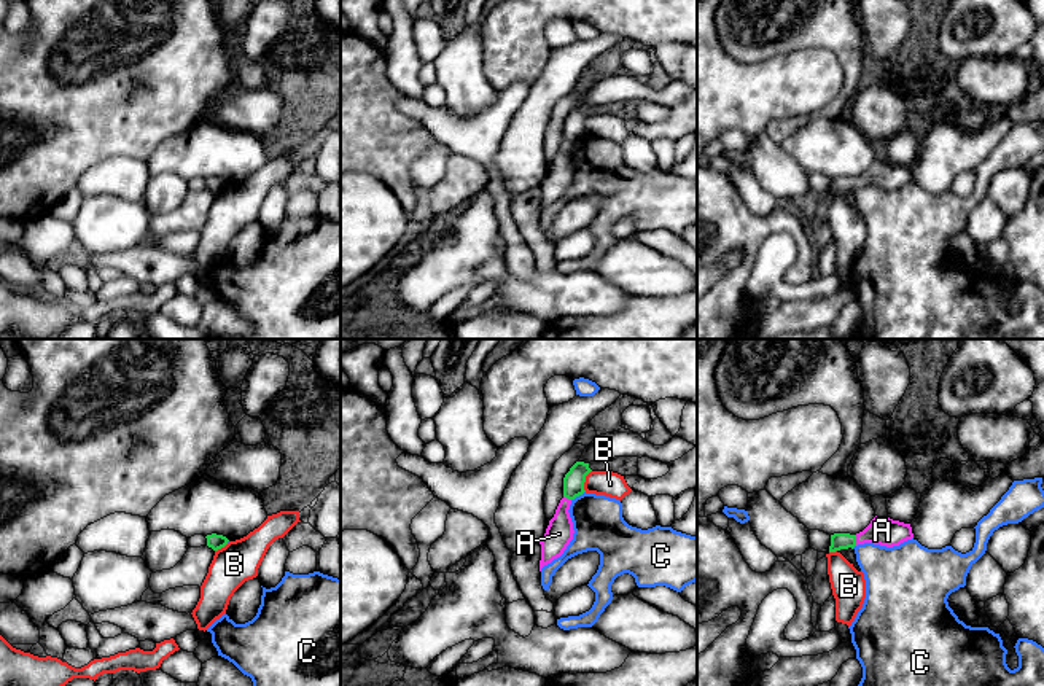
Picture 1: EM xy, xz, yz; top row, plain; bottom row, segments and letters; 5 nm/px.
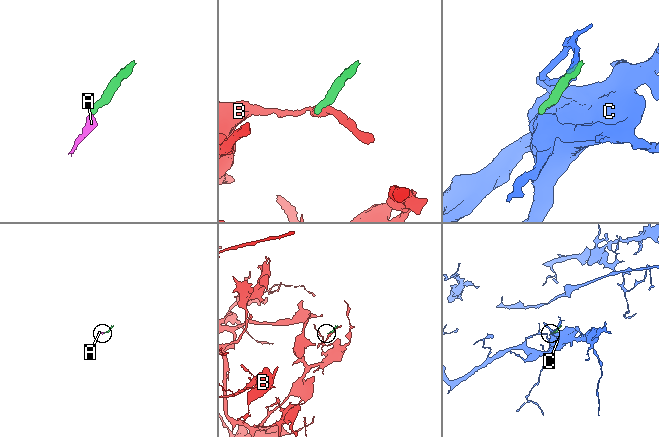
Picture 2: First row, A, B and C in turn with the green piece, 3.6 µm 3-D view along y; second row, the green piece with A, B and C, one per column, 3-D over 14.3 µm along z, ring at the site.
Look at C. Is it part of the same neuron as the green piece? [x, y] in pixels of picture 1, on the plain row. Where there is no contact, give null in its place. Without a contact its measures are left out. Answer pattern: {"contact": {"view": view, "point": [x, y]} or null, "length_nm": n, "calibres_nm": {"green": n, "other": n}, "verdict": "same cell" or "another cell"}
{"contact": {"view": "xz", "point": [578, 139]}, "length_nm": 90, "calibres_nm": {"green": 110, "other": 260}, "verdict": "another cell"}

